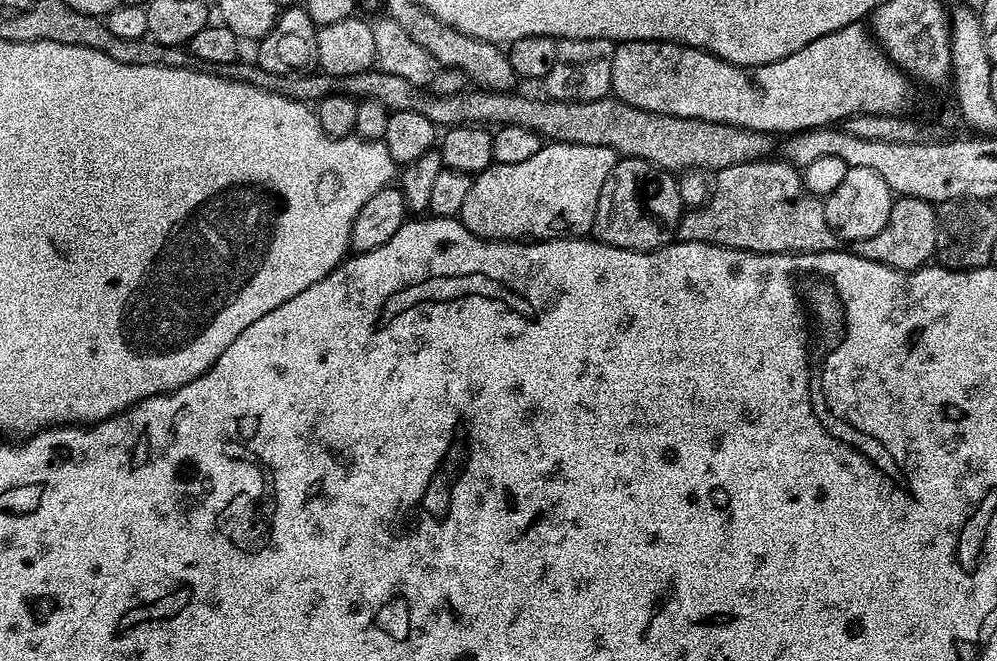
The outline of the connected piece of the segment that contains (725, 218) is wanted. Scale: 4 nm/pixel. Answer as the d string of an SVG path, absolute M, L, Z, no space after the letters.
M776 158L726 166L715 173L707 201L681 215L675 239L765 254L837 251L838 239L826 222L821 197L808 193L811 191L796 165L783 158L772 159Z

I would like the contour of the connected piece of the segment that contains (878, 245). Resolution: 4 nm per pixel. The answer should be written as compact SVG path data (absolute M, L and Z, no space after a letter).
M899 197L890 210L890 220L886 226L874 237L854 244L855 255L899 272L912 272L915 268L925 267L936 255L936 211L933 205L922 198Z

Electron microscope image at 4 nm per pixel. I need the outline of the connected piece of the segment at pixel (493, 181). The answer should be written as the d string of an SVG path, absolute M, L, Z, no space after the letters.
M545 143L538 154L526 158L526 162L517 162L514 166L493 163L492 167L479 173L470 186L470 194L466 194L466 203L462 205L458 219L466 226L466 230L484 240L535 242L587 237L591 233L594 214L598 210L602 186L610 170L614 170L617 159L616 152L606 146Z

